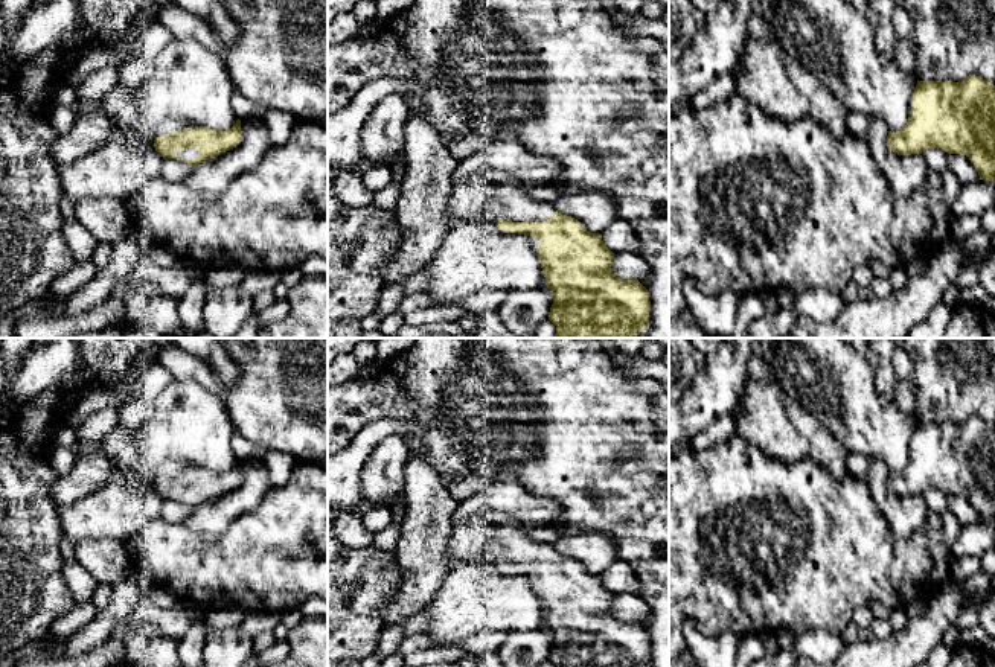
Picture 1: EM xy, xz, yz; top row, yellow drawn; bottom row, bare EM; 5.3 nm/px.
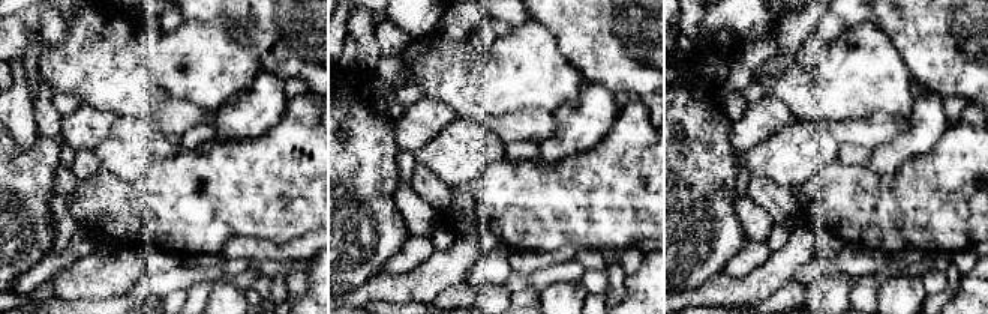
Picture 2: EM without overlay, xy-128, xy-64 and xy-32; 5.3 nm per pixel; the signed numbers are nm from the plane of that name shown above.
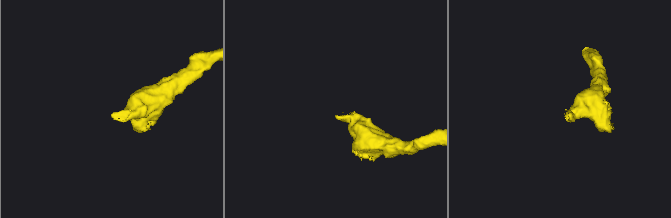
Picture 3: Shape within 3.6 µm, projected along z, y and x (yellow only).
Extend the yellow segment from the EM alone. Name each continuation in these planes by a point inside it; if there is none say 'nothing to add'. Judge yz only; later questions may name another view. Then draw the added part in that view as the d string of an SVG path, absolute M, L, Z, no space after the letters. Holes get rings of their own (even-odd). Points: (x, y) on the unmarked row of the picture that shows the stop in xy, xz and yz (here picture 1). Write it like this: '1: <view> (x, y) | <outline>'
nothing to add

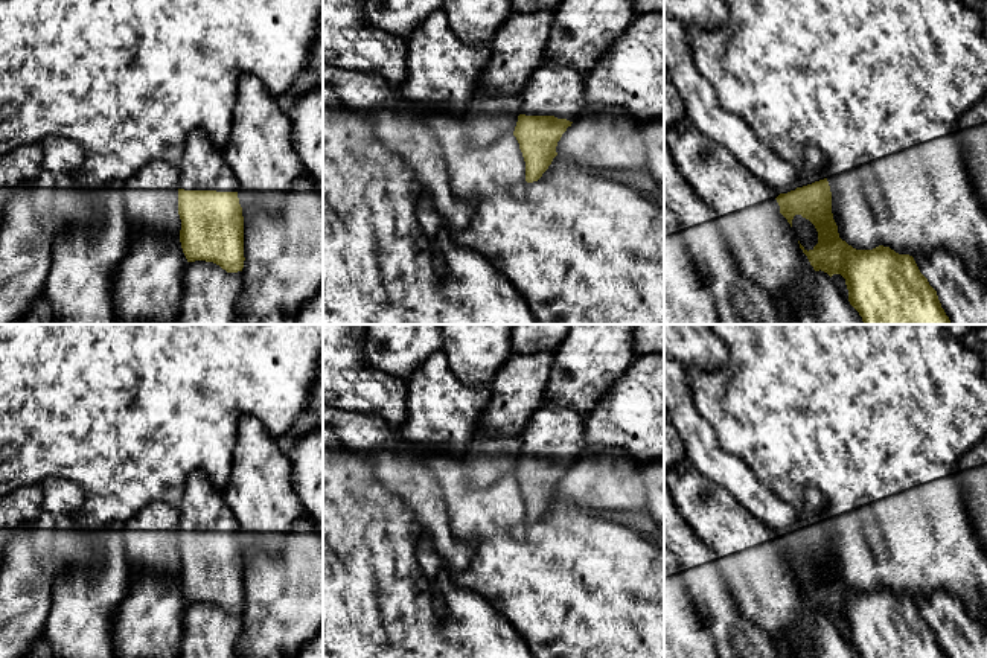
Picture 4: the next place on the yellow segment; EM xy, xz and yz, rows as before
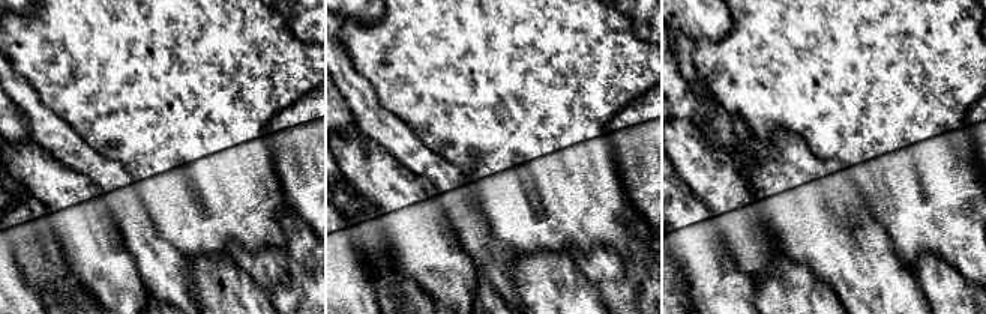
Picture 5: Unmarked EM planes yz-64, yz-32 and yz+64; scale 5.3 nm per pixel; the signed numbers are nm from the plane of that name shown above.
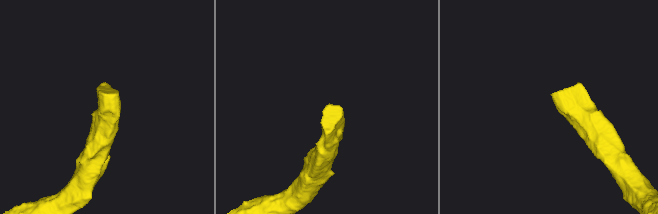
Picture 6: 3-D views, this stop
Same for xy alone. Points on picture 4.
1: xy (203, 509) | M193 472L187 478L178 509L178 530L216 533L238 533L241 530L222 490L212 486L203 472Z

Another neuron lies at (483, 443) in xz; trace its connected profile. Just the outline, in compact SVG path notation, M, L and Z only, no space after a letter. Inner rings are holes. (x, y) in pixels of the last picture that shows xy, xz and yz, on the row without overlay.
M477 430L462 455L468 483L475 489L487 489L501 477L513 474L521 448L521 436L504 437Z

